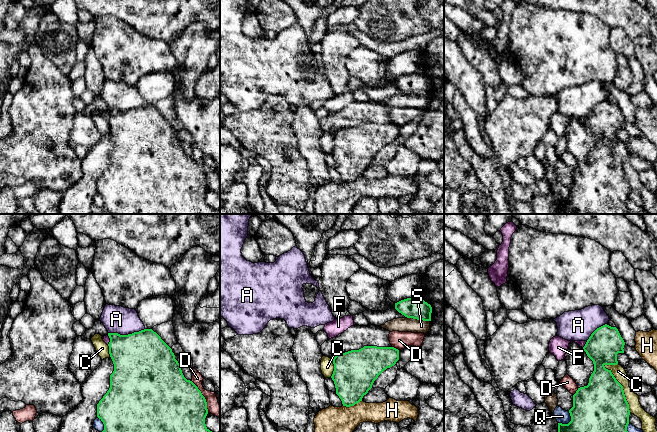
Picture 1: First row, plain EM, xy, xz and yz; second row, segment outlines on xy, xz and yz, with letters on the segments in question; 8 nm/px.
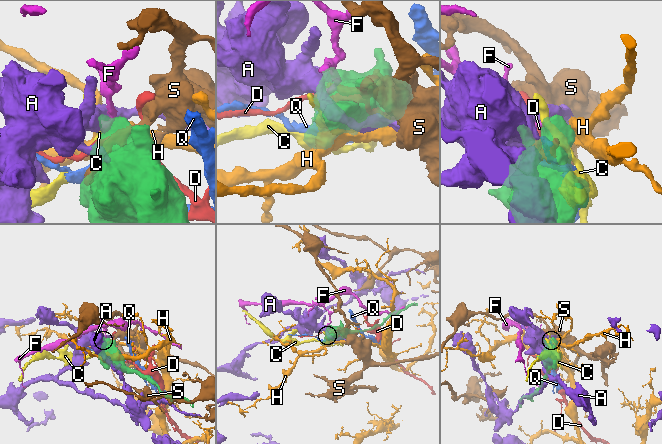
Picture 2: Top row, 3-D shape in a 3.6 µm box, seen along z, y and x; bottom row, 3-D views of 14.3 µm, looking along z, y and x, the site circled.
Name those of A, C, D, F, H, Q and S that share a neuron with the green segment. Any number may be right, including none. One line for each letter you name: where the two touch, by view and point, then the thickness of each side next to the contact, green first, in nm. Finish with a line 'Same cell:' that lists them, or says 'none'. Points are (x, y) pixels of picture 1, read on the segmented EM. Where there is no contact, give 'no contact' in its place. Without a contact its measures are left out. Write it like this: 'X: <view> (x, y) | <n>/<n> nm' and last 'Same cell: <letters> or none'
Same cell: none

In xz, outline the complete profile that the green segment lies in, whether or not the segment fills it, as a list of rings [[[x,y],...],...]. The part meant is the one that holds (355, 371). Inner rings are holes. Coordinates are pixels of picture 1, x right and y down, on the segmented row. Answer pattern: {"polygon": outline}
{"polygon": [[[364,346],[337,354],[333,358],[331,378],[343,406],[354,406],[362,401],[378,376],[398,360],[399,350],[394,347]]]}

